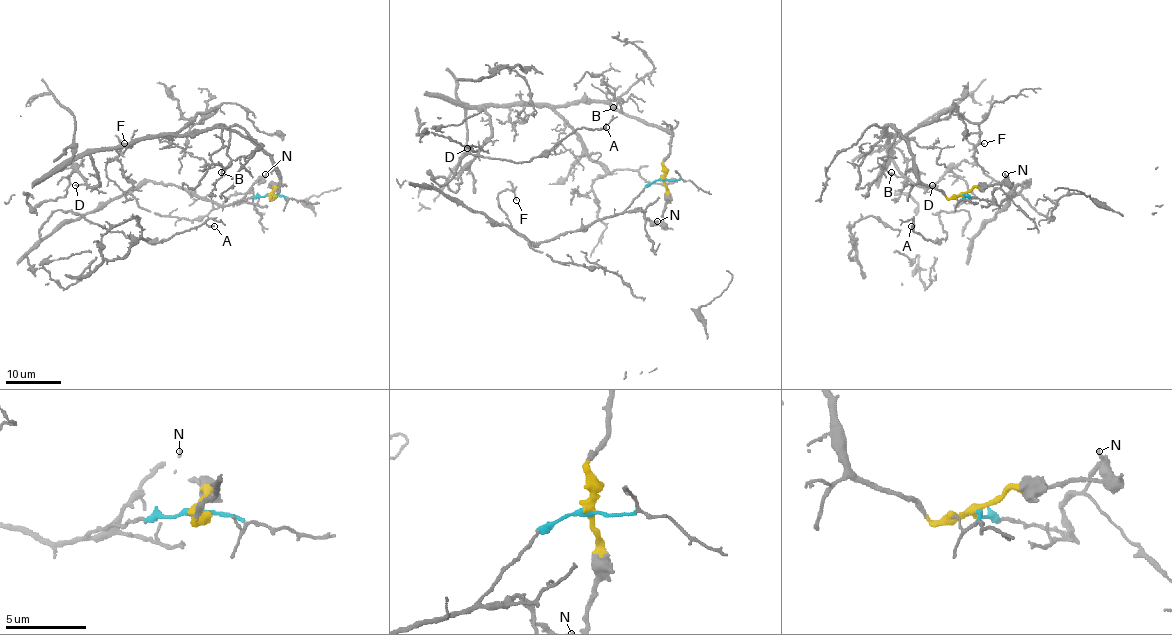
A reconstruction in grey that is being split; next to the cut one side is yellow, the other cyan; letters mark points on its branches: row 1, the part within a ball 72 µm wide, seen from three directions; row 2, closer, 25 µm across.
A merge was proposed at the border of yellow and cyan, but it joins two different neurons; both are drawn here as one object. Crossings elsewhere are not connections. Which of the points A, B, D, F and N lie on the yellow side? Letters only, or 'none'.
B, D

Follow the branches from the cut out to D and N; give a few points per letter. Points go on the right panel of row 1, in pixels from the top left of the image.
D: (963, 194), (946, 197), (927, 186), (910, 147), (890, 125), (890, 160), (915, 185), (932, 185)
N: (963, 194), (995, 203), (993, 193), (1006, 178), (1005, 173)

